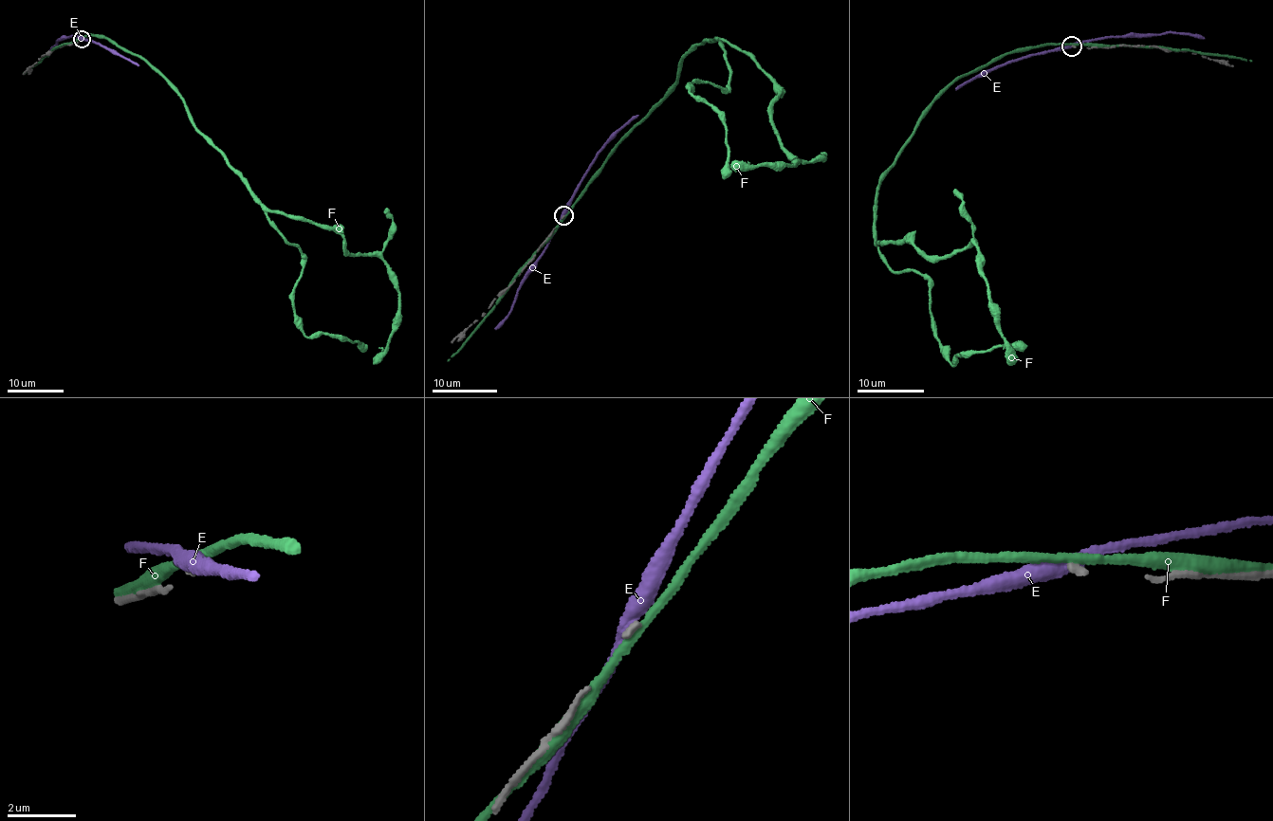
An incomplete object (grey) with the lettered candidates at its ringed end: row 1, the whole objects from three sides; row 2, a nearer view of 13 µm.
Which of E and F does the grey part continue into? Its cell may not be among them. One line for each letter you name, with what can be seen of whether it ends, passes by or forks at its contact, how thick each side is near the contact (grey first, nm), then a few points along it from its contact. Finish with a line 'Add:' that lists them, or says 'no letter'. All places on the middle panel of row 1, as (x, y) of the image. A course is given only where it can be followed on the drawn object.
Add: no letter

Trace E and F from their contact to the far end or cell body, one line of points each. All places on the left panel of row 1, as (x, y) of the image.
E: (81, 38), (87, 38), (139, 65)
F: (82, 39), (103, 34), (140, 55), (268, 209), (332, 228), (354, 255), (385, 262), (398, 318), (373, 364)

